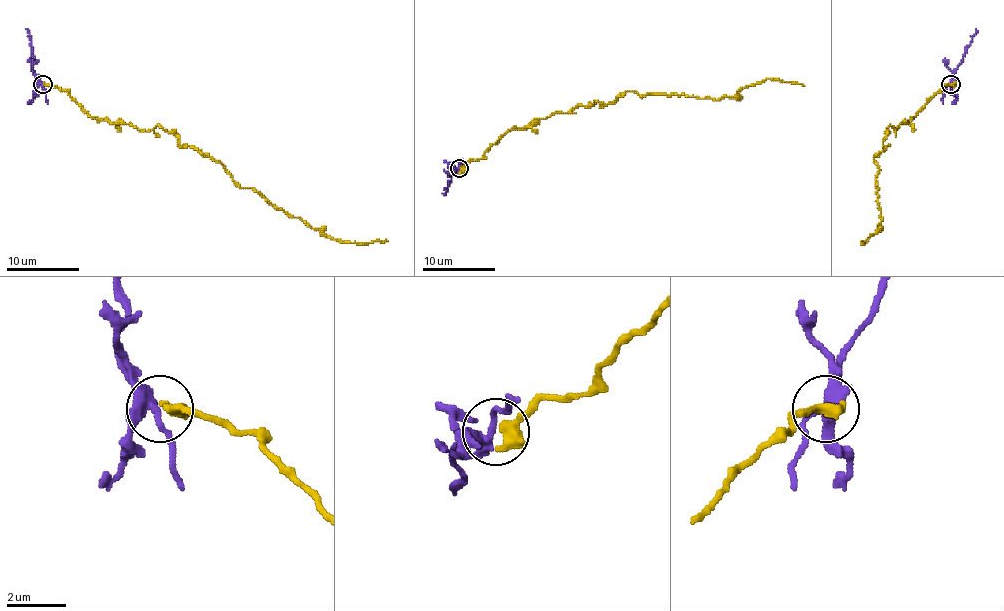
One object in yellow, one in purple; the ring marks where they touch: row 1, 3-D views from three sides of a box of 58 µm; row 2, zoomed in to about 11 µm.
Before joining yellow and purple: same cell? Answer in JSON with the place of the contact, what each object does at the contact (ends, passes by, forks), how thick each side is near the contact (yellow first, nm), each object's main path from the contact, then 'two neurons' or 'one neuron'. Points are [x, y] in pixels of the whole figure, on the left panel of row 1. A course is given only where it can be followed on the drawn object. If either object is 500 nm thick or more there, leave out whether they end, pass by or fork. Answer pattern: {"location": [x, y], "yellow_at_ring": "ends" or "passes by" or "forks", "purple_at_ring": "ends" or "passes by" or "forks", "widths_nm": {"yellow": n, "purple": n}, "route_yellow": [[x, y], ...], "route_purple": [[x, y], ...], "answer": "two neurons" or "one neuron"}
{"location": [42, 84], "yellow_at_ring": "ends", "purple_at_ring": "forks", "widths_nm": {"yellow": 480, "purple": 240}, "route_yellow": [[44, 83], [99, 120], [161, 126], [327, 237], [387, 241]], "route_purple": [[42, 83], [33, 69], [35, 56], [31, 36], [26, 29]], "answer": "two neurons"}

